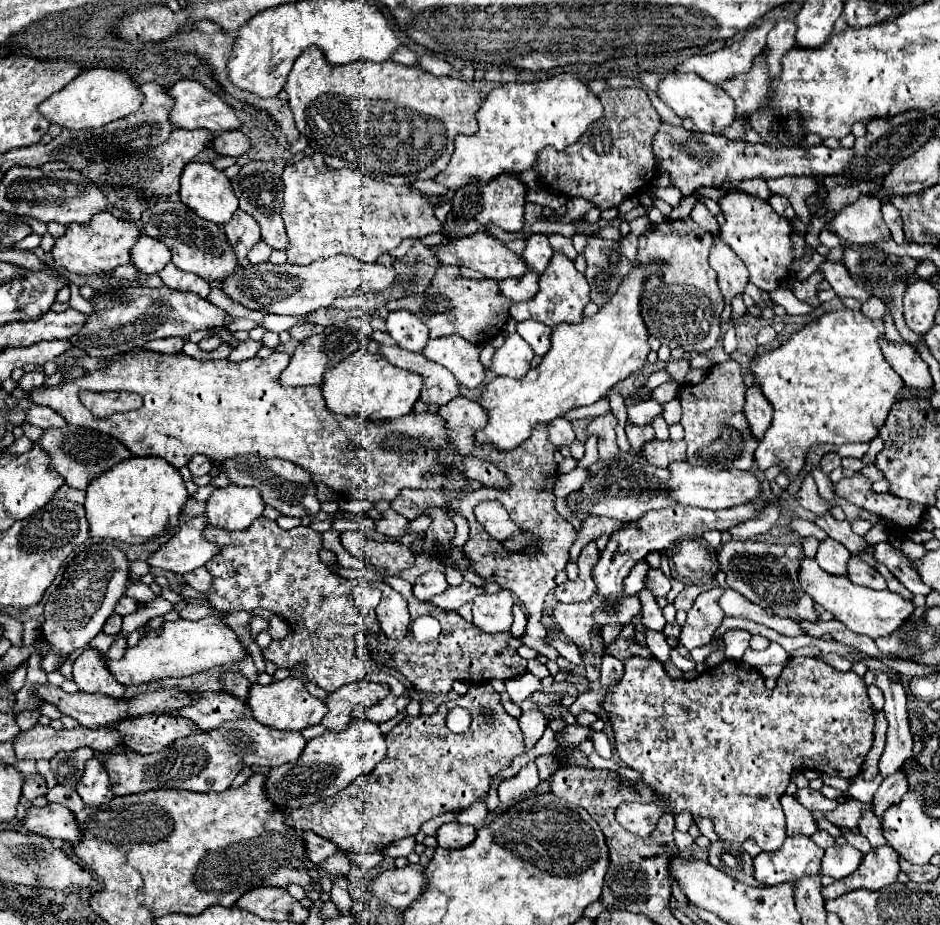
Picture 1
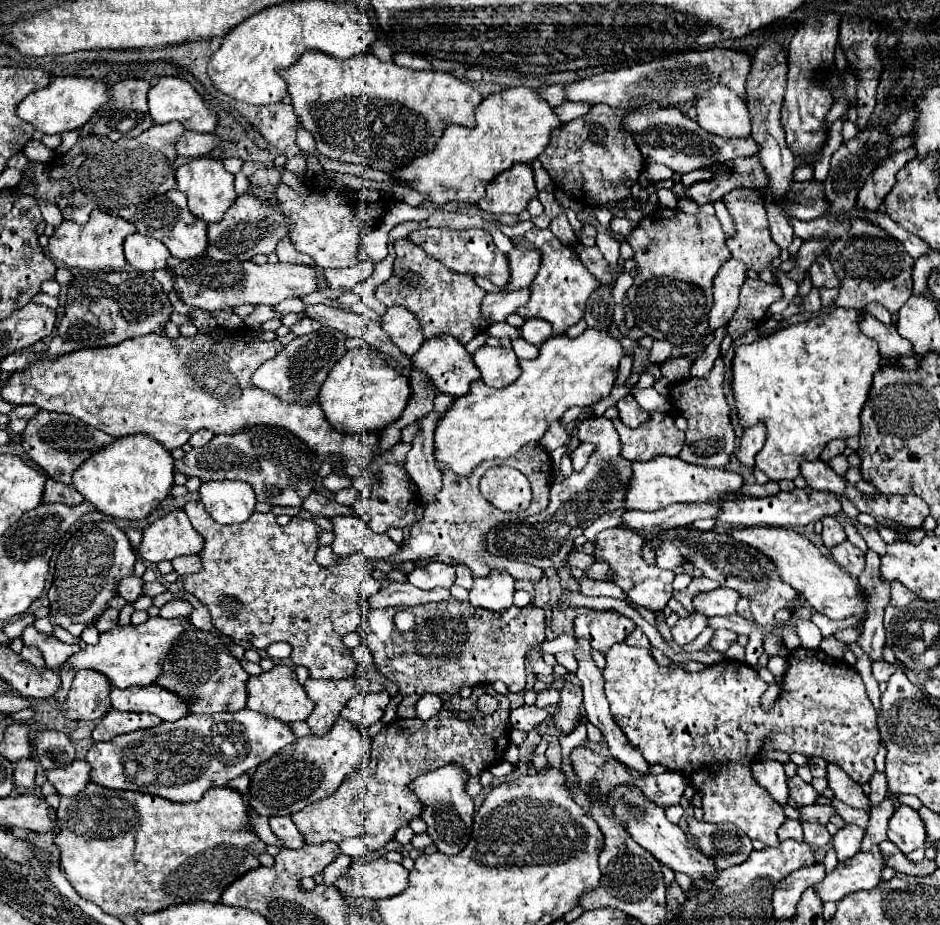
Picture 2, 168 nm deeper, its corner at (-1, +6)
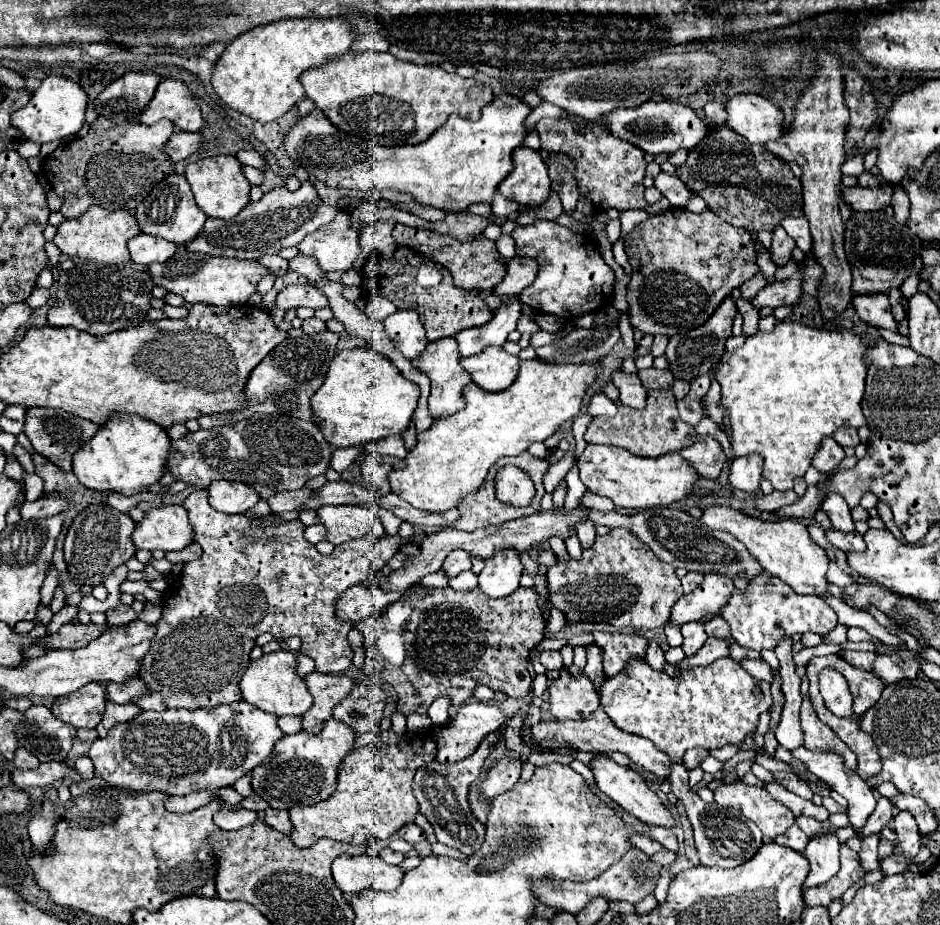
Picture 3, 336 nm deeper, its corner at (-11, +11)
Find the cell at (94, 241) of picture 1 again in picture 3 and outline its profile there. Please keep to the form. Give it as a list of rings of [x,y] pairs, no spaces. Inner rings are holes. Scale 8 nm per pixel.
[[[100,206],[88,208],[82,216],[78,218],[66,218],[54,236],[54,244],[68,254],[70,258],[78,256],[84,260],[94,260],[94,262],[104,262],[104,264],[126,264],[130,262],[130,254],[126,248],[126,242],[140,234],[140,226],[128,210],[104,210]]]

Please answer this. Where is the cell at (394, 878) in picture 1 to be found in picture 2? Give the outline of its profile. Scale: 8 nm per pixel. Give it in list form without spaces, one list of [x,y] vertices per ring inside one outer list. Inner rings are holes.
[[[388,859],[360,861],[350,865],[348,873],[336,881],[336,889],[344,895],[364,897],[364,899],[384,899],[402,893],[408,885],[408,871],[402,863],[392,863]]]

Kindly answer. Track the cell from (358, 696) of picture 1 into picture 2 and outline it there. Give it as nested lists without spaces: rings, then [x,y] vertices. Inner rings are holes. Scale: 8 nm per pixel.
[[[308,679],[304,685],[308,697],[314,701],[314,711],[312,715],[306,719],[306,723],[310,725],[310,731],[314,735],[324,735],[330,731],[330,727],[334,725],[334,721],[340,717],[340,709],[344,709],[344,705],[358,693],[366,693],[366,691],[382,691],[384,685],[374,683],[374,681],[362,681],[358,683],[358,679],[344,679],[344,681],[326,681],[326,679]]]

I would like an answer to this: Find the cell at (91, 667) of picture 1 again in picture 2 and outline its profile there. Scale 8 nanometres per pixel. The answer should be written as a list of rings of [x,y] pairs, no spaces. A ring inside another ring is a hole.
[[[80,669],[76,673],[68,699],[64,705],[58,705],[70,719],[102,719],[110,709],[110,681],[94,669]]]

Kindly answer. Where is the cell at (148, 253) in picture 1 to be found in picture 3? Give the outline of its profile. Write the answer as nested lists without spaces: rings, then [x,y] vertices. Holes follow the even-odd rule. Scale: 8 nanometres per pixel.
[[[138,234],[132,240],[128,240],[128,250],[130,250],[130,258],[134,264],[148,266],[154,262],[166,262],[168,258],[172,258],[176,252],[176,244],[160,236]]]

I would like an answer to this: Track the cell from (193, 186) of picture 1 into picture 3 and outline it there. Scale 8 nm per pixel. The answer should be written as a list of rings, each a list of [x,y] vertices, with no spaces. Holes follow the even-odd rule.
[[[212,156],[202,158],[186,166],[186,178],[192,186],[194,200],[202,212],[210,218],[234,218],[250,202],[250,182],[242,174],[242,164],[236,156]]]

